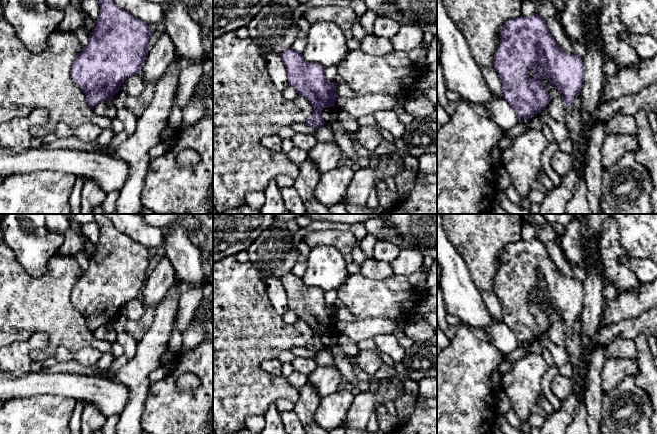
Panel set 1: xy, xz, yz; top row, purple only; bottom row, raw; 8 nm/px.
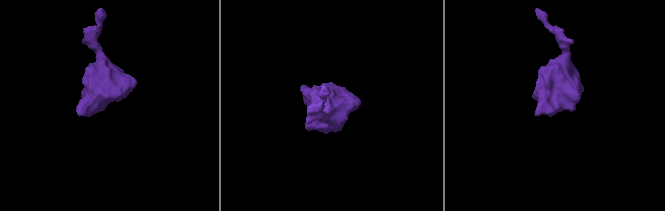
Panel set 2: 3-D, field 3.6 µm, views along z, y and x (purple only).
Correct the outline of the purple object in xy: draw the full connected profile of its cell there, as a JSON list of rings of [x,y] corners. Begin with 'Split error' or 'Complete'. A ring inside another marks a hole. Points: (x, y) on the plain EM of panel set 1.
Complete. [[[104,214],[93,216],[100,230],[100,239],[89,260],[88,269],[71,291],[73,306],[84,316],[87,328],[92,333],[102,325],[112,324],[127,302],[141,297],[152,254],[145,246],[118,231]]]

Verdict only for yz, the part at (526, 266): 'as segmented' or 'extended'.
extended

